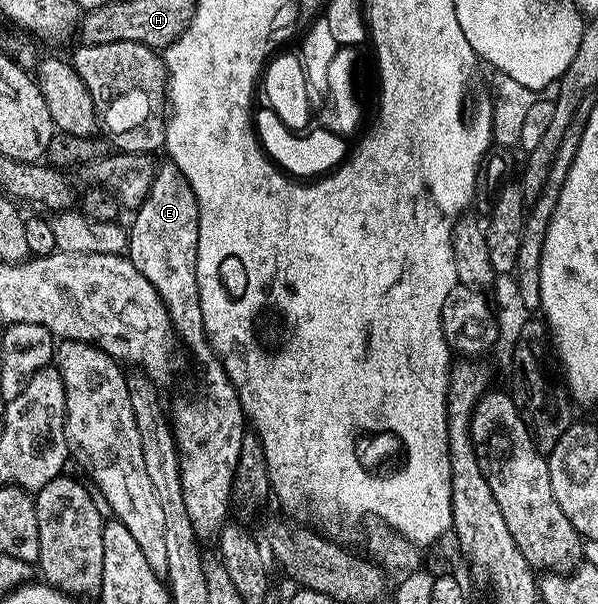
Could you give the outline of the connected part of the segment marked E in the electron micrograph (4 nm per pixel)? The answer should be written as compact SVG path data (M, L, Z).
M167 160L164 163L164 166L158 167L157 173L151 180L151 187L148 188L148 196L143 206L134 211L135 219L132 220L131 226L129 225L129 257L137 272L141 272L141 276L145 276L149 284L153 284L157 296L165 304L171 327L175 330L176 339L181 340L182 349L186 353L188 350L192 360L199 365L199 382L203 385L203 398L187 398L184 402L173 403L169 406L169 421L171 434L175 437L175 447L179 453L179 475L185 500L185 512L189 512L189 520L200 539L214 539L229 518L227 510L229 514L231 486L241 456L241 440L245 433L245 415L235 386L225 372L223 361L215 355L215 349L207 339L205 320L201 316L199 285L195 275L197 236L199 235L197 200L193 196L193 188L189 180L178 170L174 162Z

